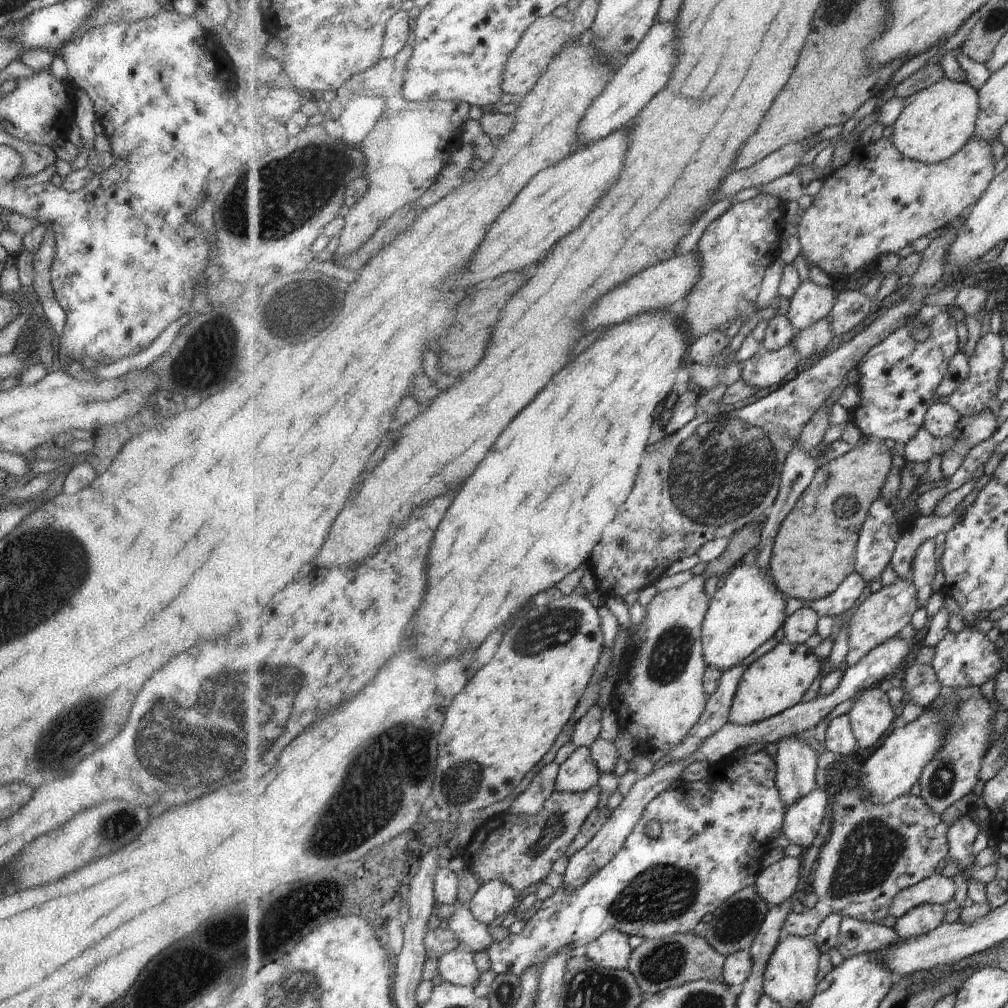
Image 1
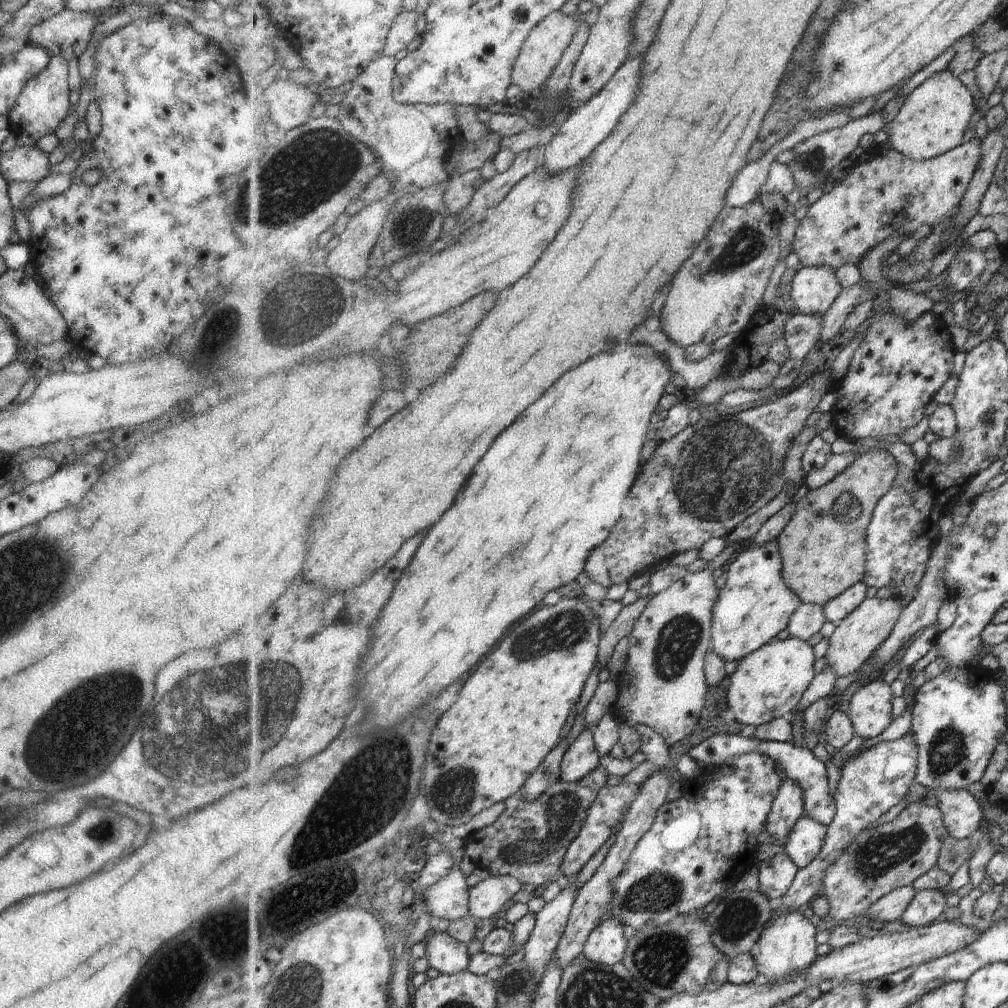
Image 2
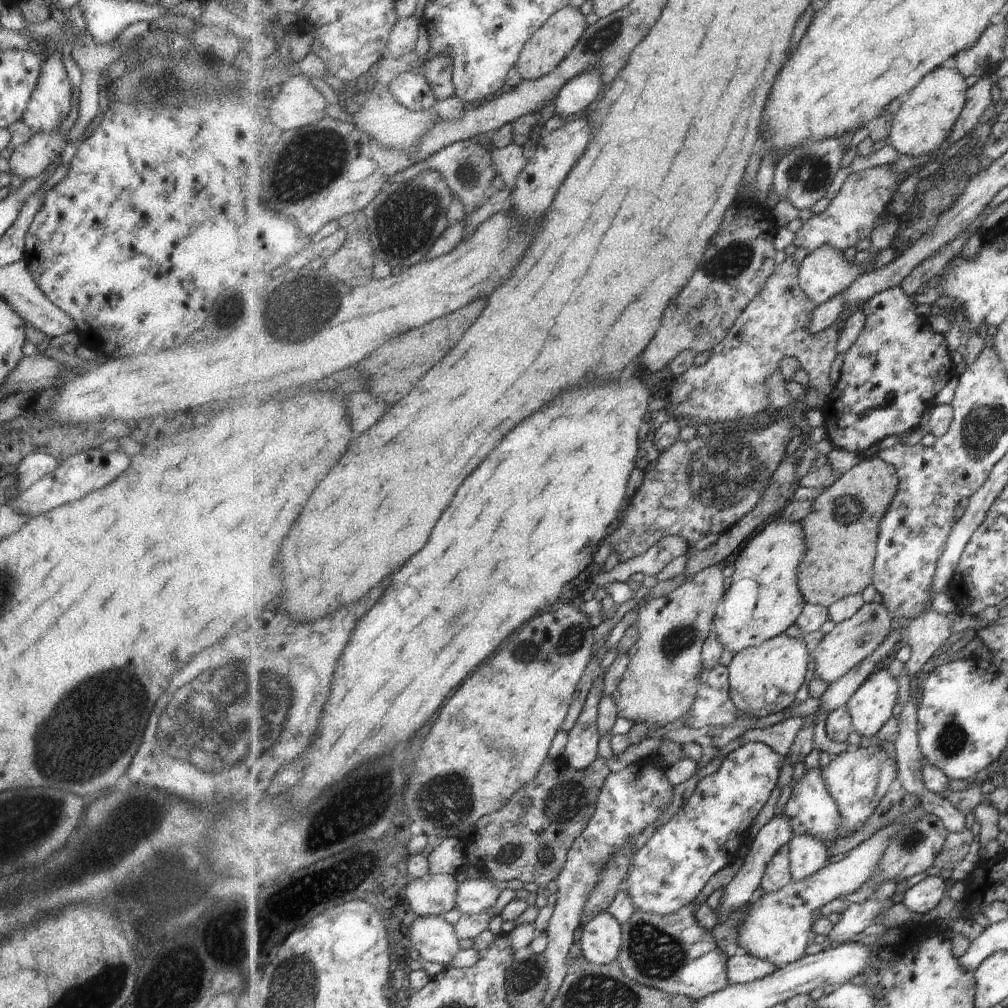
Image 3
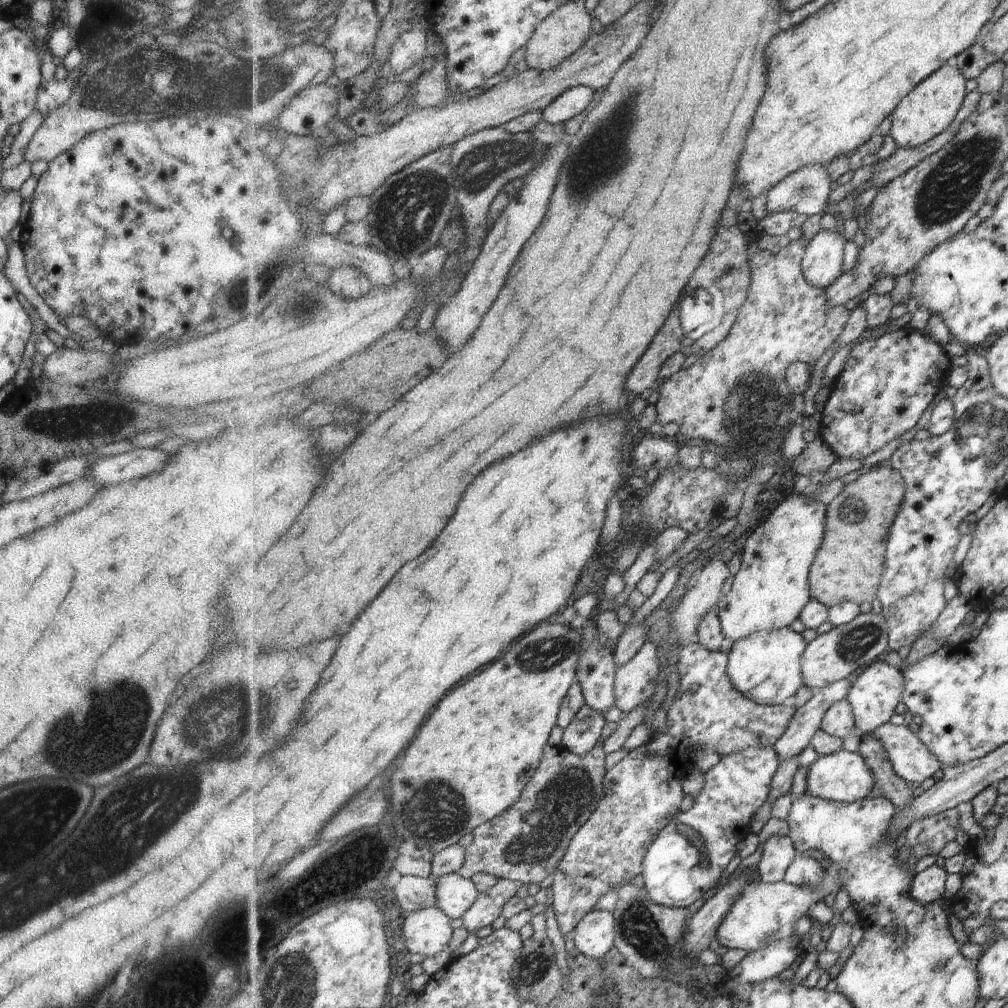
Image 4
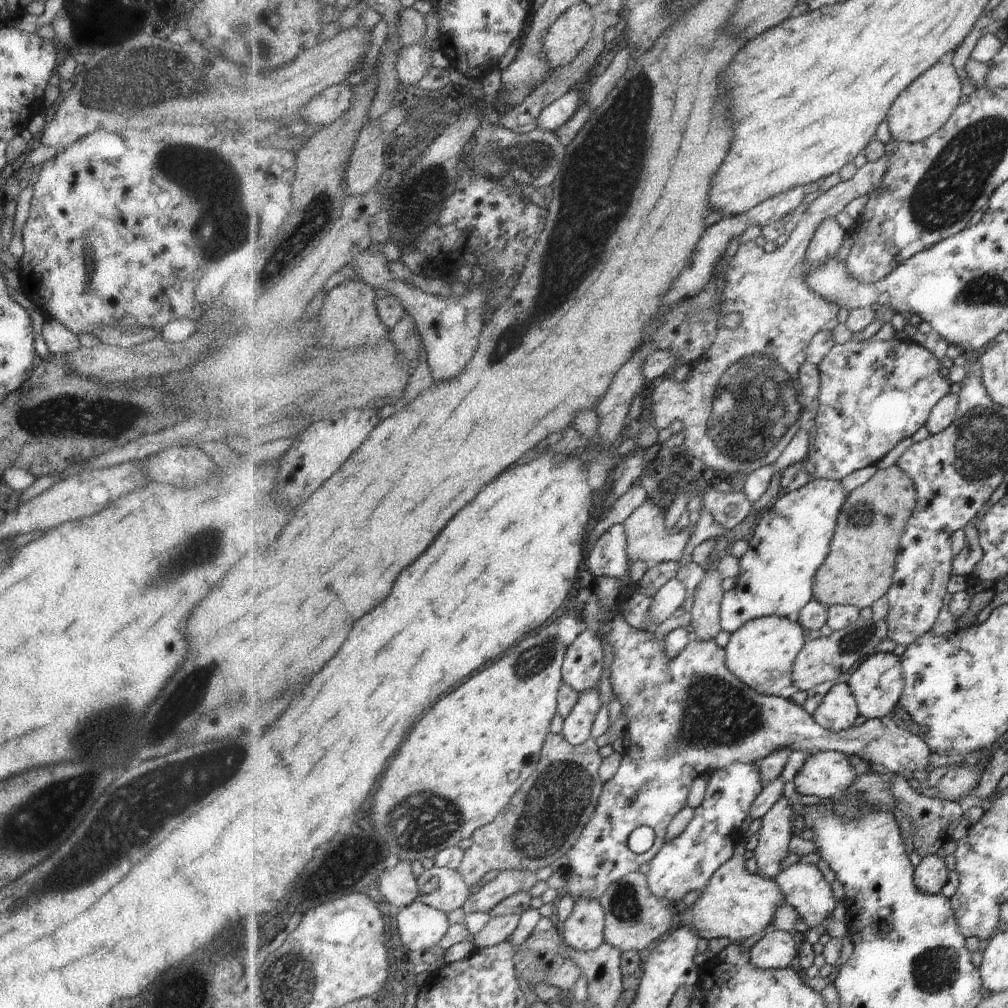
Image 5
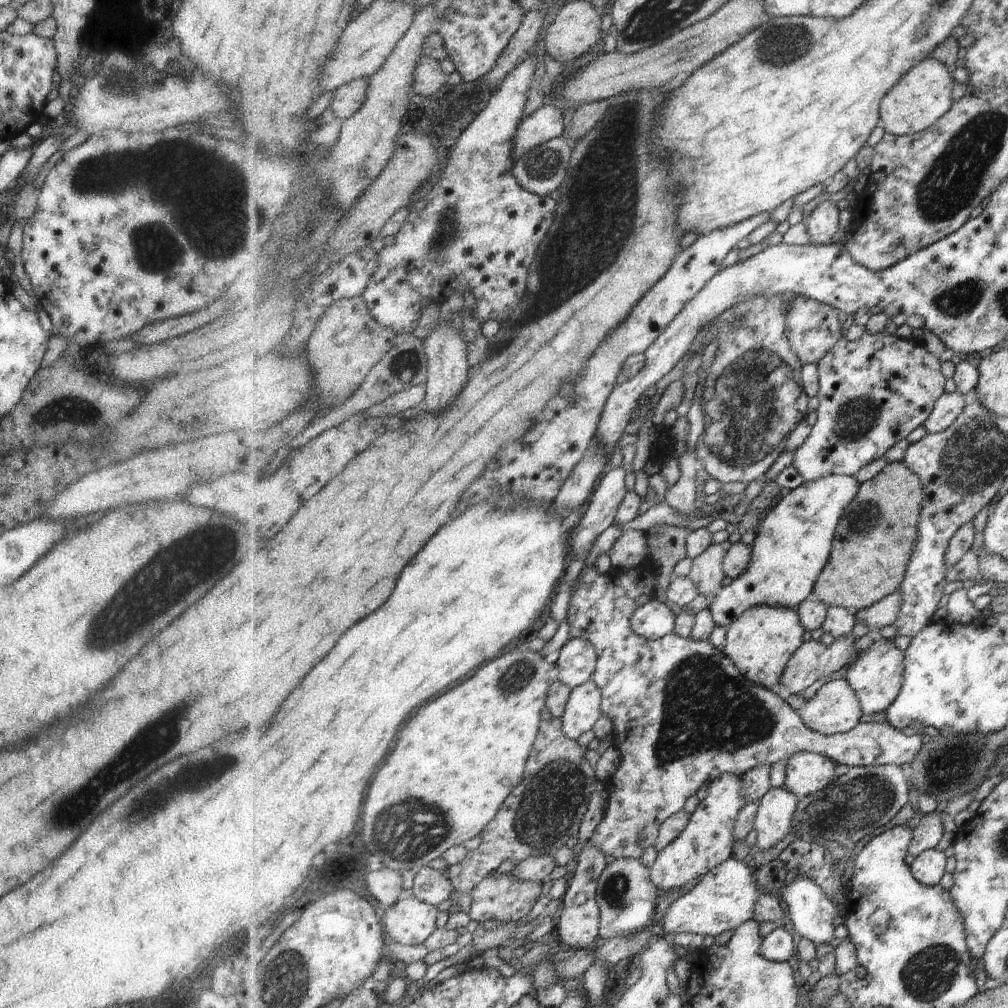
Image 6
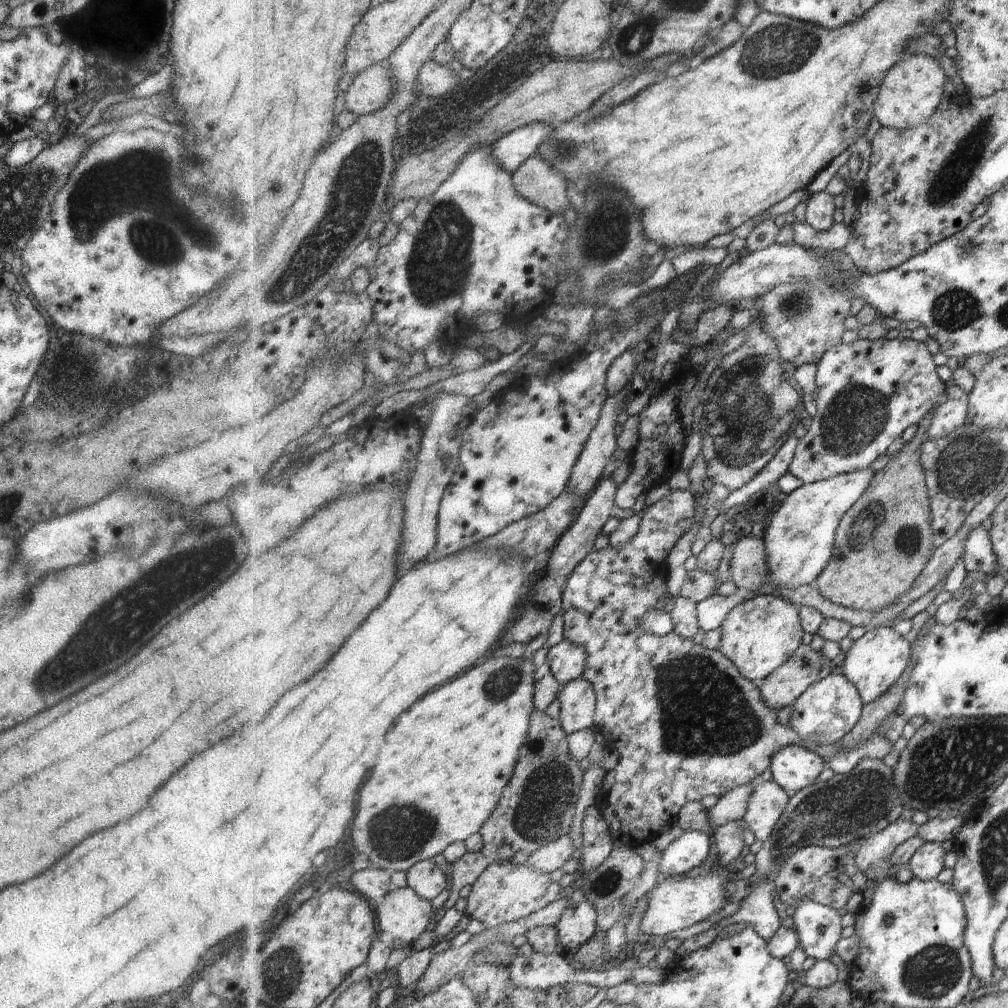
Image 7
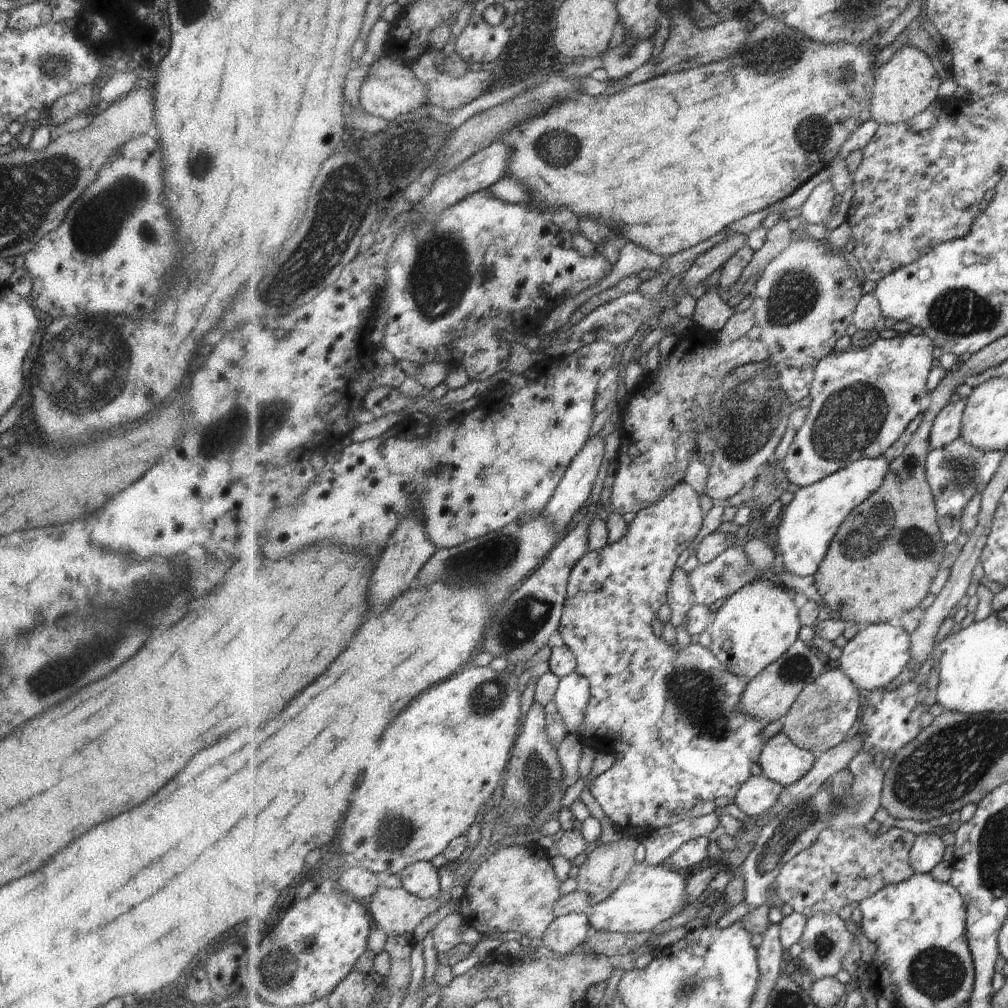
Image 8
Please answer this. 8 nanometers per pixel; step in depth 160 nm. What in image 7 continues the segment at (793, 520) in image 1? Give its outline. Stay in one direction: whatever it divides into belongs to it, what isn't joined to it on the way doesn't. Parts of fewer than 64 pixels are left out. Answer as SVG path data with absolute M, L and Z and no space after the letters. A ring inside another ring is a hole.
M935 411L918 425L919 430L912 441L893 456L883 469L874 474L870 487L862 498L842 518L836 532L834 555L815 582L821 594L842 607L876 613L899 602L899 599L914 586L914 582L930 562L934 550L933 515L926 479L922 465L923 444L930 438L929 428Z

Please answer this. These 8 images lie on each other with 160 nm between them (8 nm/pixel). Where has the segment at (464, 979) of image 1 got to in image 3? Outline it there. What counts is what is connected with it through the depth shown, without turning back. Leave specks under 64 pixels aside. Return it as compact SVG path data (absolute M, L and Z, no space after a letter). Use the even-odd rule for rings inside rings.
M442 915L412 917L410 941L425 961L437 962L445 968L452 966L452 958L460 949L455 927Z

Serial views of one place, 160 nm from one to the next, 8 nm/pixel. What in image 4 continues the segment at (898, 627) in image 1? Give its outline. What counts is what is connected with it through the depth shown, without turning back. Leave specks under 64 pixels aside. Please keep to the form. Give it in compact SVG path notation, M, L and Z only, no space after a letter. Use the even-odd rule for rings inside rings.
M872 613L860 614L853 622L832 628L829 632L817 636L807 645L803 659L802 673L805 686L815 691L841 681L846 676L851 676L855 670L863 668L865 664L868 665L870 662L873 663L883 659L883 655L889 651L889 638L890 630L887 619L882 614L875 616Z

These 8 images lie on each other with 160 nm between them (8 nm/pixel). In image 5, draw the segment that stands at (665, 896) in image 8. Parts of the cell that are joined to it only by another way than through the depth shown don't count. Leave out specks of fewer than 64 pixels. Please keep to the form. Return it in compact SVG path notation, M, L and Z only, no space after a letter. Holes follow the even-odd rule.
M745 842L739 843L734 858L715 872L700 897L678 915L681 926L691 927L700 938L730 938L735 943L761 935L771 926L773 914L777 906L786 902L786 896L777 880L763 876L760 872L749 872L743 854Z

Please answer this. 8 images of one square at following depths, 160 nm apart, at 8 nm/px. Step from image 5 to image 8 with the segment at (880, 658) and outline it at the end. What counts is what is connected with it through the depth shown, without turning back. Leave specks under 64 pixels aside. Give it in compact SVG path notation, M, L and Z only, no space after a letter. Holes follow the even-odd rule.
M879 623L861 627L860 631L847 642L842 648L840 659L835 664L840 668L857 686L864 691L876 691L889 686L912 660L911 634L908 633L900 623Z

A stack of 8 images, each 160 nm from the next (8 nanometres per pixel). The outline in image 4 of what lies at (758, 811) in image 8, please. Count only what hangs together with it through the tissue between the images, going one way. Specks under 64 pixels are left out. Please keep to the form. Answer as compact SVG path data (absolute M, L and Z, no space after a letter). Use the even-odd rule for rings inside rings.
M773 835L763 844L763 853L758 863L760 880L778 883L784 880L787 869L799 852L787 835Z

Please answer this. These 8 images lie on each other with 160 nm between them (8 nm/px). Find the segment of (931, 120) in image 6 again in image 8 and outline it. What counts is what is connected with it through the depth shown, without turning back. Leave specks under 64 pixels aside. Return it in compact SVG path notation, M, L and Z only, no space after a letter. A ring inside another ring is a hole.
M903 45L877 72L868 110L871 112L871 118L879 125L905 122L926 111L931 103L938 100L937 90L941 86L941 80L933 60L929 57L917 46Z

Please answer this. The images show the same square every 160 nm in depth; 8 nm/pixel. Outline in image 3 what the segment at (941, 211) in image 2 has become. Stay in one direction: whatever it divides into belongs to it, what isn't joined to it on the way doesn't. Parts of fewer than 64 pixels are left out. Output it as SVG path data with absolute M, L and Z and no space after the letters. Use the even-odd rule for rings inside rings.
M892 165L876 166L849 174L829 206L821 214L809 218L808 222L802 225L794 240L795 246L802 246L807 254L827 245L842 252L849 246L854 247L859 238L869 238L877 218L883 214L883 211L887 212L893 192L907 178L905 172L893 172Z

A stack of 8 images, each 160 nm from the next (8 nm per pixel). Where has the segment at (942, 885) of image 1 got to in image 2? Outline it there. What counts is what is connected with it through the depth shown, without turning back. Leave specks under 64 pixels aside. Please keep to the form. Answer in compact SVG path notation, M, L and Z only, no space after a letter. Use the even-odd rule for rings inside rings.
M912 885L895 889L873 904L865 917L867 919L879 918L883 922L899 920L916 894L917 890Z

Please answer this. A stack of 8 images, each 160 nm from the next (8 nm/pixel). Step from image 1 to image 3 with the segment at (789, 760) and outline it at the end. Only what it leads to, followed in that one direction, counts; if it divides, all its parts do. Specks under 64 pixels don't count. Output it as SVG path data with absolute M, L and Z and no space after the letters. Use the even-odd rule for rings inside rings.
M782 813L773 817L765 826L763 826L751 842L748 854L743 858L743 865L733 879L723 888L723 894L720 898L720 905L714 911L717 914L717 921L729 920L729 917L743 907L747 907L755 899L755 890L762 886L763 877L766 874L768 864L779 849L789 843L794 835L791 830L791 818Z

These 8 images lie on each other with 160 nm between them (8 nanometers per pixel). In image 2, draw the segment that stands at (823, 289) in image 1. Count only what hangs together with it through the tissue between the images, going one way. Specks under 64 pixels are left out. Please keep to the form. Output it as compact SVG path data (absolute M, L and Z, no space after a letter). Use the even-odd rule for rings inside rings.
M829 266L803 267L792 278L792 297L804 315L824 315L843 292L835 276L835 268Z

